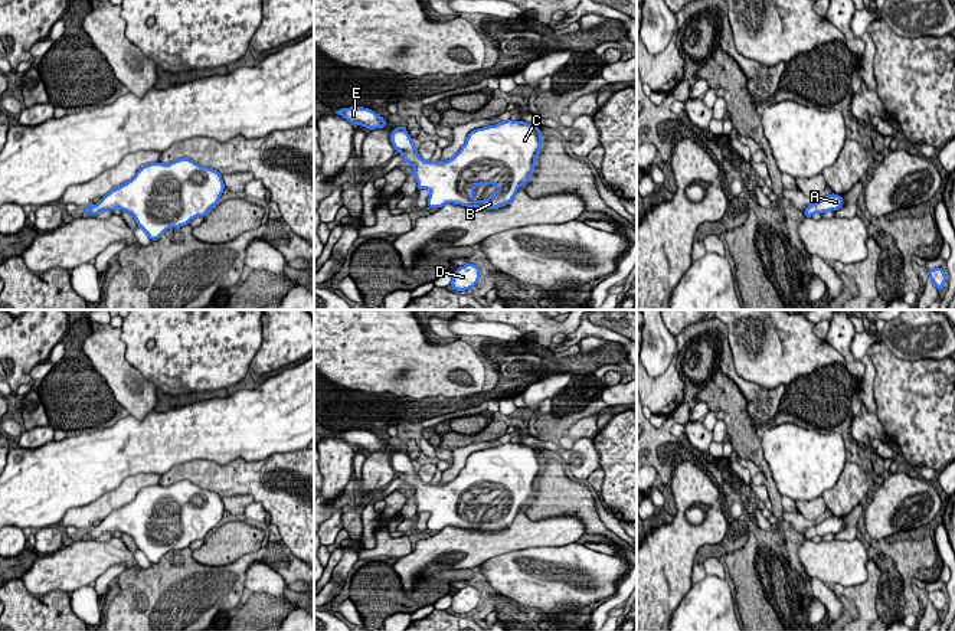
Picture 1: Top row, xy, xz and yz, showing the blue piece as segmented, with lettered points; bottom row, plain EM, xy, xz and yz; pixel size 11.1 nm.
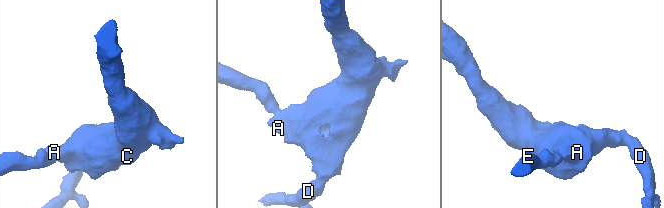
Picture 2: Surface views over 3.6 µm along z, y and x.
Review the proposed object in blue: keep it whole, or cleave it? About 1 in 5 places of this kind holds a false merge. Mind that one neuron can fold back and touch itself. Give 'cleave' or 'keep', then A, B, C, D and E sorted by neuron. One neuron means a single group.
keep | A B C D E

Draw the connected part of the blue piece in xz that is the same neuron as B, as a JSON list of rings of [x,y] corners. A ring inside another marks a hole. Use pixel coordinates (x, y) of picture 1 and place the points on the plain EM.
[[[513,442],[472,452],[461,473],[444,485],[422,483],[405,448],[392,452],[390,464],[413,490],[418,513],[431,514],[428,530],[438,532],[447,526],[478,532],[508,527],[532,501],[543,468],[537,449]],[[481,507],[498,510],[488,522],[475,523],[474,510]]]

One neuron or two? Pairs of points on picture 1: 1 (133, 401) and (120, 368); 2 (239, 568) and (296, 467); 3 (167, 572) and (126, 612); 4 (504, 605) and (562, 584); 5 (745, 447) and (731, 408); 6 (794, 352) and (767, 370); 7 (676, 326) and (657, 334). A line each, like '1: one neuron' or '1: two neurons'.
1: one neuron
2: two neurons
3: one neuron
4: two neurons
5: one neuron
6: one neuron
7: two neurons

